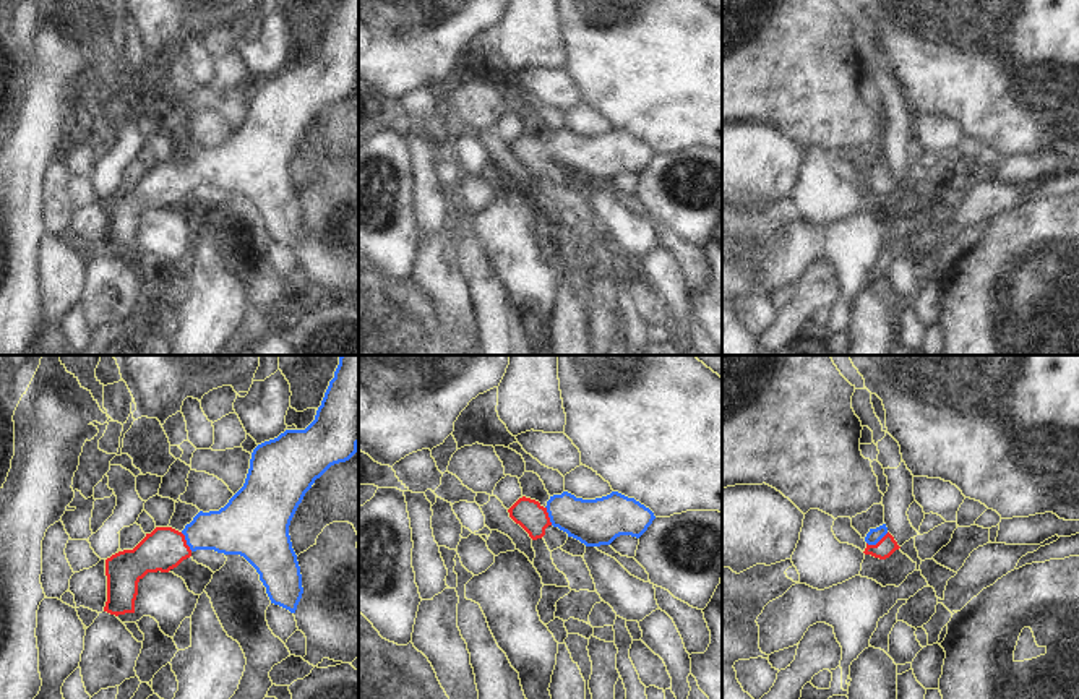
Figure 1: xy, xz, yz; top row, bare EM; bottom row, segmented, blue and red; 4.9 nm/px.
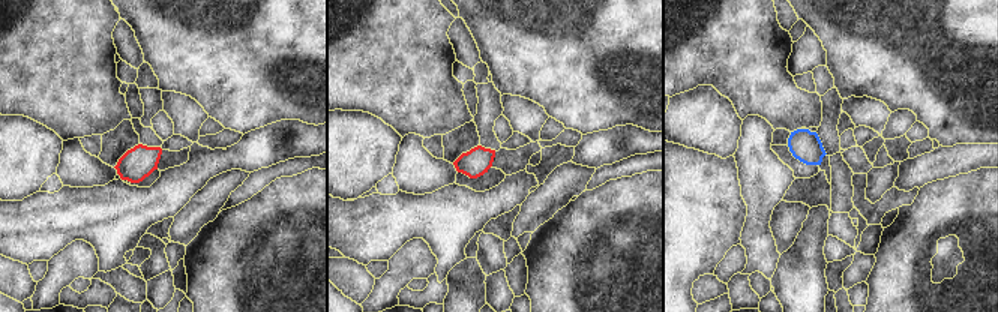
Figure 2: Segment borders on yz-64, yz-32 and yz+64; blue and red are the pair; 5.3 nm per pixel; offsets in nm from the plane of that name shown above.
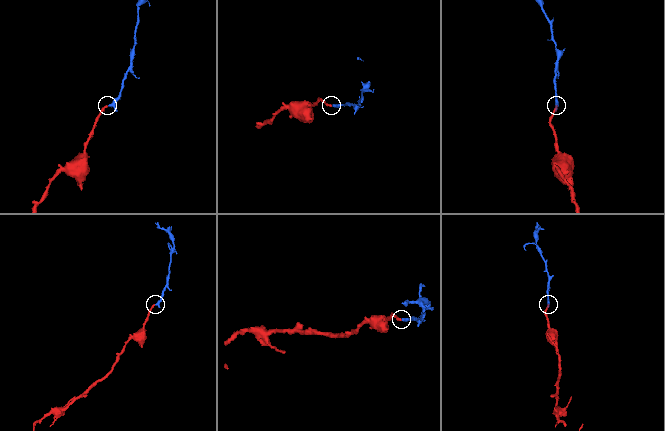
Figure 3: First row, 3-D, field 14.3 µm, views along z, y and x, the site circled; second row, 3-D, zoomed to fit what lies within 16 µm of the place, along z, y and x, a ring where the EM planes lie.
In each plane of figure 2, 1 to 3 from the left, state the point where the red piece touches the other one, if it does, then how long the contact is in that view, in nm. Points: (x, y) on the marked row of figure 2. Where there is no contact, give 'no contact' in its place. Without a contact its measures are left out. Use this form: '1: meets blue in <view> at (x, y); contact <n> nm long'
1: no contact
2: no contact
3: no contact

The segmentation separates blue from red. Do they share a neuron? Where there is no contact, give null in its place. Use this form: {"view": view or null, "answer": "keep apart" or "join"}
{"view": "yz", "answer": "join"}

